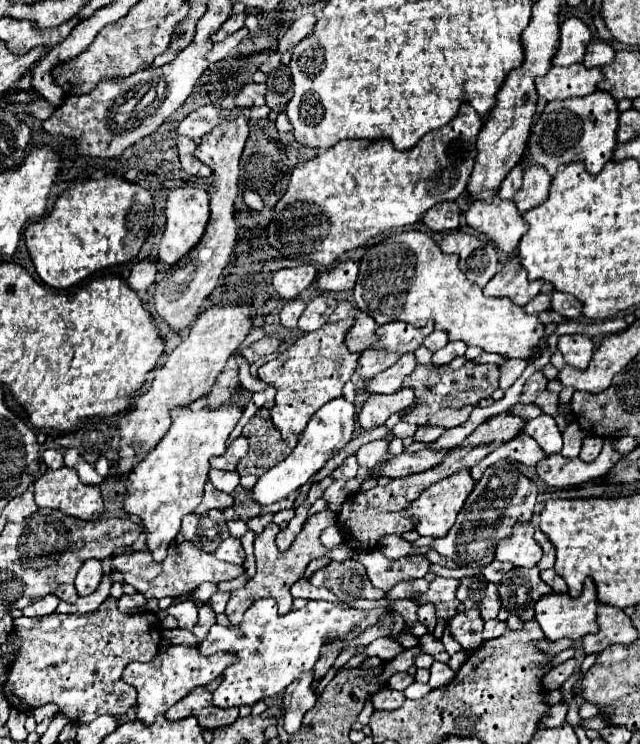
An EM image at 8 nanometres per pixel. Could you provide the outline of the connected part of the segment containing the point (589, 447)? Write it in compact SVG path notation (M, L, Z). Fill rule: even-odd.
M587 436L583 440L583 448L581 448L579 458L583 462L593 462L599 456L599 452L601 452L601 444L603 444L603 438L599 438L599 436Z

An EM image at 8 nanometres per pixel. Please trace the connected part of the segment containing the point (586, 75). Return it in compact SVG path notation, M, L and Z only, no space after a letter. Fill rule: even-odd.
M571 64L565 68L553 66L543 78L535 80L537 94L547 102L587 96L597 90L597 82L603 80L601 68L585 68L583 64Z

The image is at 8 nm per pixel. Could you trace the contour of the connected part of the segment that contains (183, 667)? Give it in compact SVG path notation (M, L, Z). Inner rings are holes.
M169 646L165 652L159 652L151 662L131 662L123 670L123 680L137 688L137 718L145 724L155 722L157 714L165 714L177 700L187 696L197 686L207 686L211 680L223 674L227 666L235 662L233 652L215 652L203 656L193 646Z

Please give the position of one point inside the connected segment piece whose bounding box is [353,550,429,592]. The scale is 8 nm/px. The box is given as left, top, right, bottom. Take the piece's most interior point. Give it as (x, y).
(384, 573)

